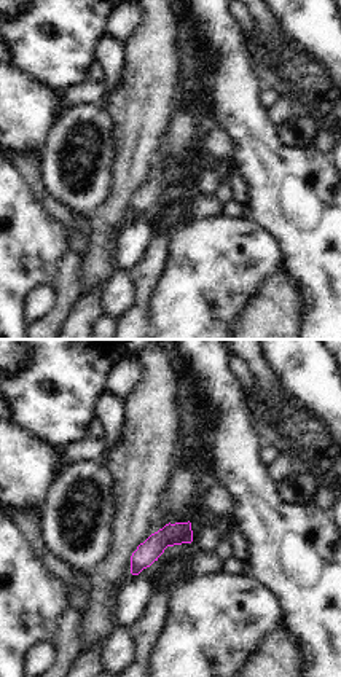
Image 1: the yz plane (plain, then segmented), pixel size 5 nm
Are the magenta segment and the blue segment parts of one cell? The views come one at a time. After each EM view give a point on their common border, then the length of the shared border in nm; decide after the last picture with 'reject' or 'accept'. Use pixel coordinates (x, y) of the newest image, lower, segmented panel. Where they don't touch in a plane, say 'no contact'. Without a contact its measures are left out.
no contact

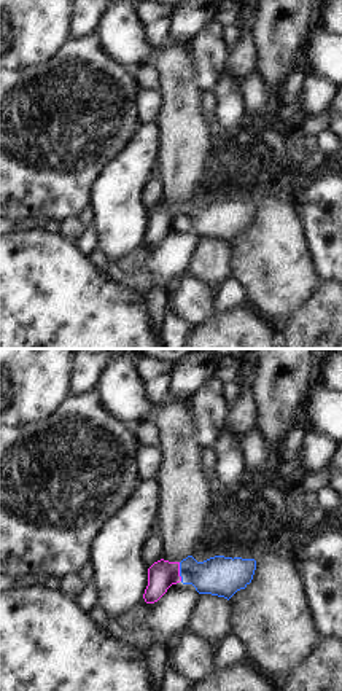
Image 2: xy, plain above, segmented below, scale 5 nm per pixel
(178, 572) | 100 nm

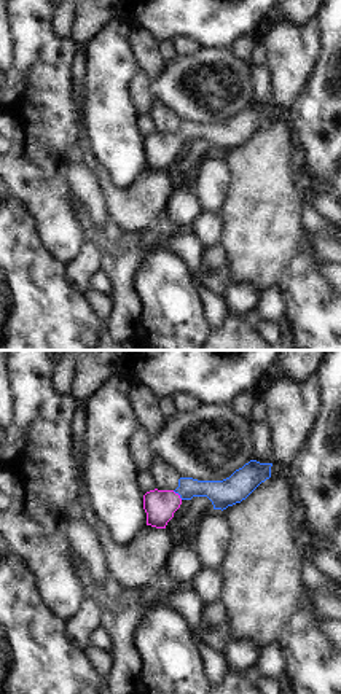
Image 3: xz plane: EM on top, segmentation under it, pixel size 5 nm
(177, 494) | 70 nm

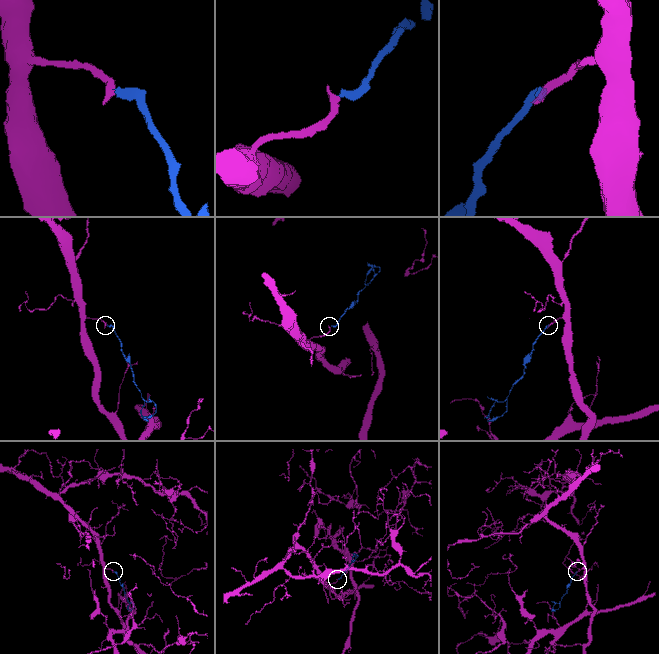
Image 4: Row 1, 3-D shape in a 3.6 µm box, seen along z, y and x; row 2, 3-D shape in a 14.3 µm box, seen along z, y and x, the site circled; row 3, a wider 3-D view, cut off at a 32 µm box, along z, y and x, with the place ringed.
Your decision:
accept

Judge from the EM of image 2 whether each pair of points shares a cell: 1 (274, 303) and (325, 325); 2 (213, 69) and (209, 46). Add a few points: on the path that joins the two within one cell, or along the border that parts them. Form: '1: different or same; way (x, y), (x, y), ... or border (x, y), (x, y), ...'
1: different; border (318, 282), (318, 287), (277, 327)
2: same; way (209, 64), (209, 51)

